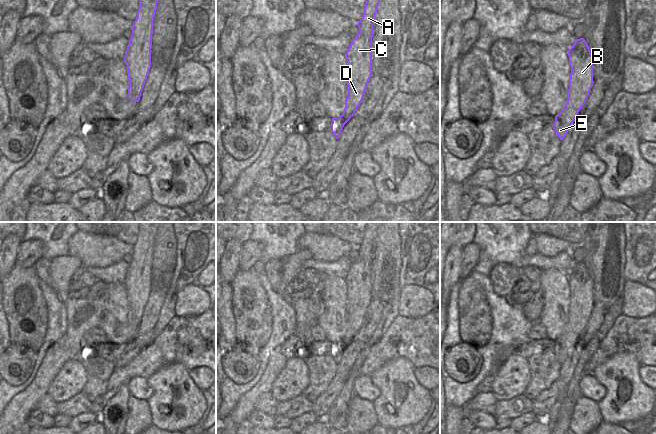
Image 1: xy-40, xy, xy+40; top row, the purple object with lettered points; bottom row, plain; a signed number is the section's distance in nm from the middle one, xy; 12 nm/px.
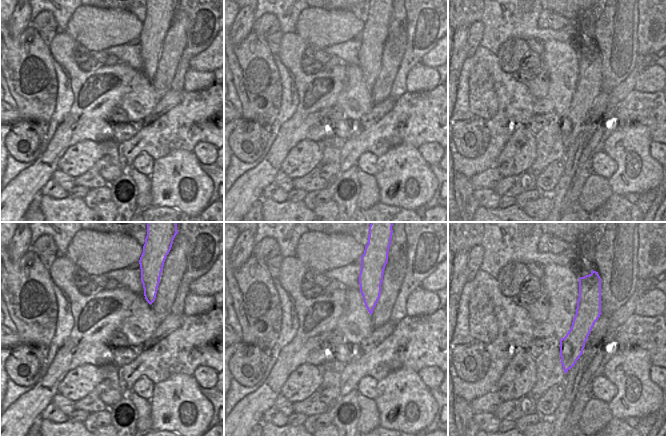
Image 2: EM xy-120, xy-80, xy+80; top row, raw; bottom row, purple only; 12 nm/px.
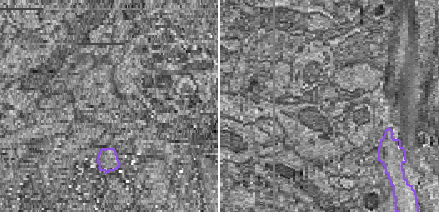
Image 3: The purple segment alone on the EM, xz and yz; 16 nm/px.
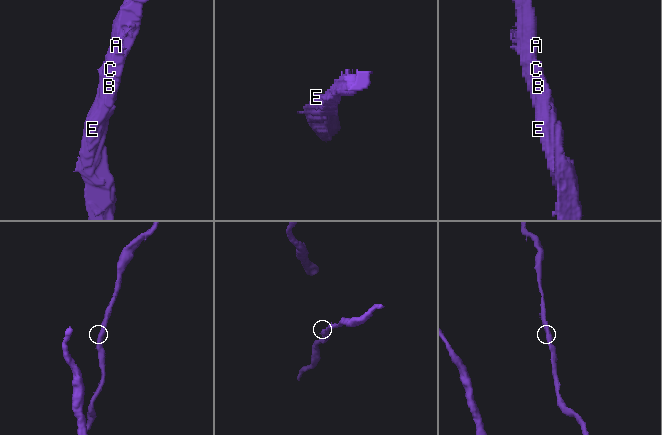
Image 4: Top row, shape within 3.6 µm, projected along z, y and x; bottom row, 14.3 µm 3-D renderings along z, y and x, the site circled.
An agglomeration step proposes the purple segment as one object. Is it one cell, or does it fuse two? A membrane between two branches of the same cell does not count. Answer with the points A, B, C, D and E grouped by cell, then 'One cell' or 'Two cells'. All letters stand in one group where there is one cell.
Groups: A B C D E. One cell

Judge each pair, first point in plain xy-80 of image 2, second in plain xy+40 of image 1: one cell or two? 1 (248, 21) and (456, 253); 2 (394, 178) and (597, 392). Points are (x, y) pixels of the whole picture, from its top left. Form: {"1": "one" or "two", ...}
{"1": "one", "2": "two"}

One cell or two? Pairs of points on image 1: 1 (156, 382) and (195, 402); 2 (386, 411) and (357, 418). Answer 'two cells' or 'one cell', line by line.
1: one cell
2: two cells

